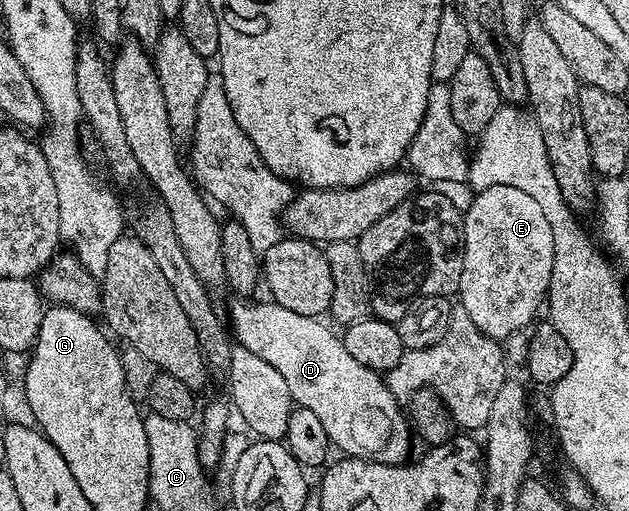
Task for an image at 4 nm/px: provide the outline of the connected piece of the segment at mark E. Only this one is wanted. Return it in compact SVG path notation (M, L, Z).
M499 184L481 189L462 217L462 277L457 291L457 295L462 296L460 306L484 334L493 340L506 342L521 328L529 329L535 323L534 315L541 304L543 307L550 290L553 257L552 226L548 226L548 218L532 194L516 190L516 186Z

